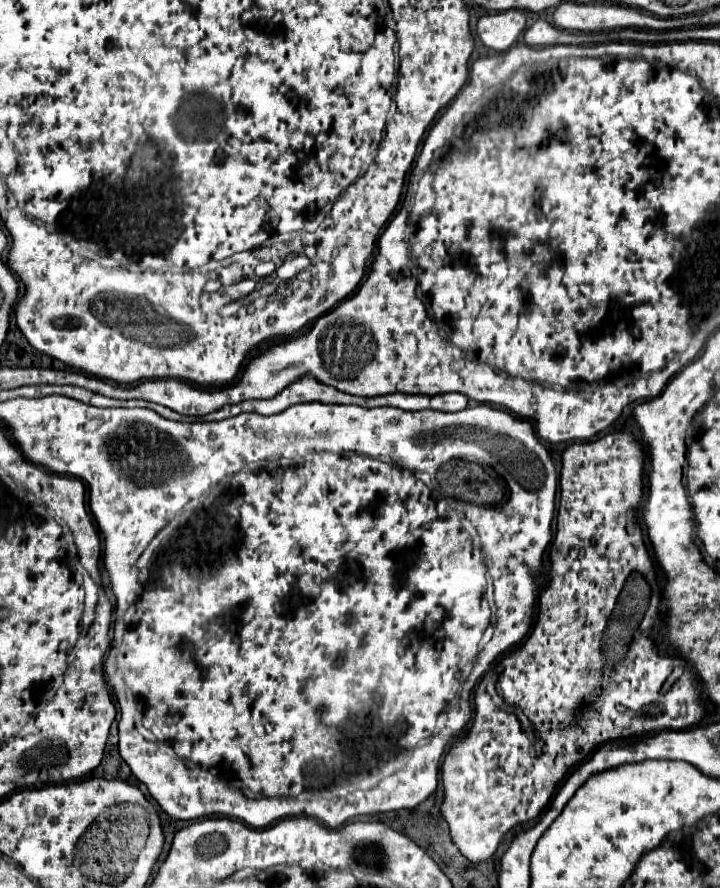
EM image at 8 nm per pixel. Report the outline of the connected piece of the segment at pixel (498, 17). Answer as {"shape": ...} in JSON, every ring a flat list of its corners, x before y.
{"shape":[[519,9,491,13,479,19,477,33,481,41,493,51,507,51,525,29,525,13]]}

